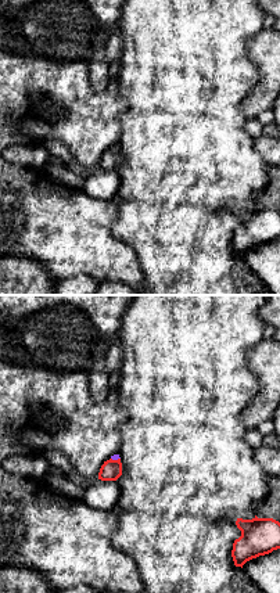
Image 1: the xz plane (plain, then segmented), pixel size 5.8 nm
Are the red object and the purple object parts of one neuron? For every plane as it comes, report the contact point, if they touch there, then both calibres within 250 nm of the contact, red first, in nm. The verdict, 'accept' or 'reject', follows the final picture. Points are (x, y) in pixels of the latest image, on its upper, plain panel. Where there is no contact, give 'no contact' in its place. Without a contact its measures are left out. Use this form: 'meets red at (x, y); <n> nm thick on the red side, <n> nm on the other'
meets red at (115, 150); 120 nm thick on the red side, 30 nm on the other

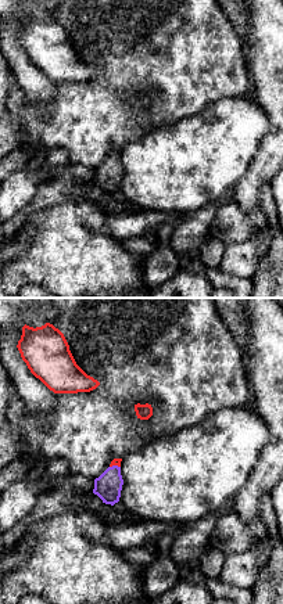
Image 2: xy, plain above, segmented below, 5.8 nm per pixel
meets red at (114, 154); 50 nm thick on the red side, 160 nm on the other

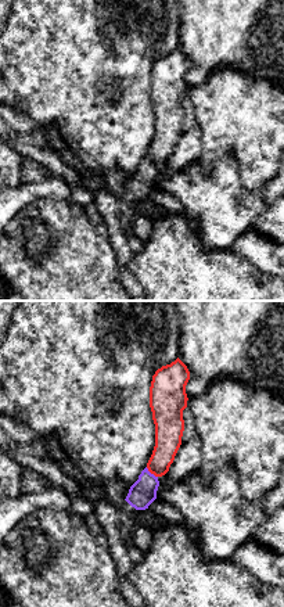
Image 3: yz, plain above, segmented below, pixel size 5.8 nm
meets red at (151, 162); 160 nm thick on the red side, 160 nm on the other

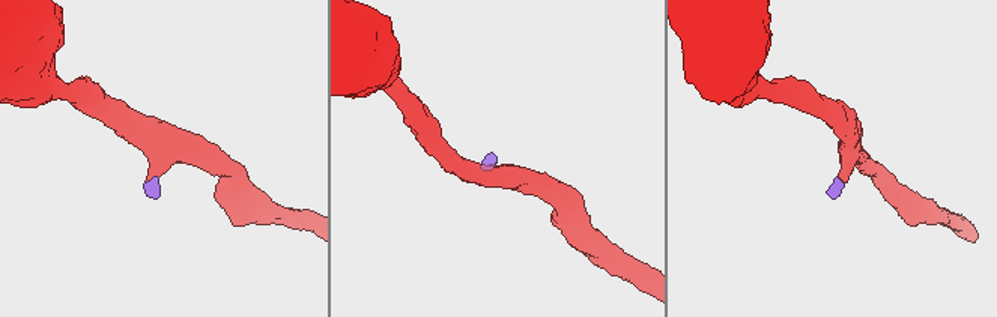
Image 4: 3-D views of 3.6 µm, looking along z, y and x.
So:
accept

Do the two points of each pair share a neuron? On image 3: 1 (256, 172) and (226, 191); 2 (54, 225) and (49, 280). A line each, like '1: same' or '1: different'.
1: different
2: same

